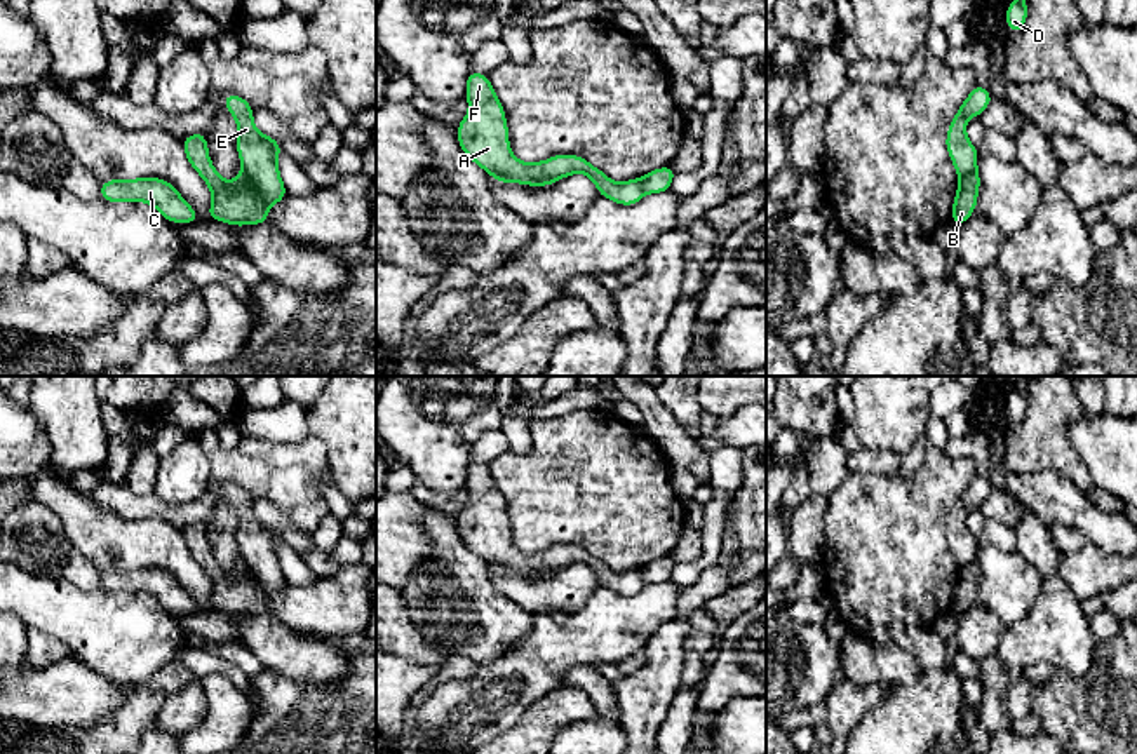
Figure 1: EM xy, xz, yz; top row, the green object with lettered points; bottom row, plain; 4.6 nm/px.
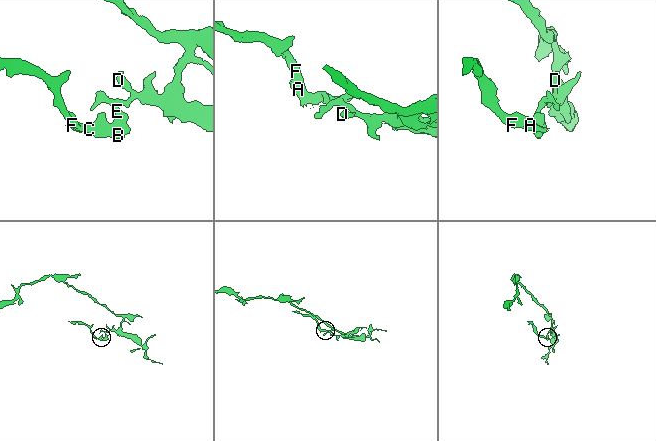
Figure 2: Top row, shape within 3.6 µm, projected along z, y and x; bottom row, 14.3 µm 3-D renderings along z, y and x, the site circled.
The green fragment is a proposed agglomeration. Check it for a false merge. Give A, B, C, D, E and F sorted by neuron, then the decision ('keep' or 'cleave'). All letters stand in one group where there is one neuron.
groups A B C F / D E; cleave

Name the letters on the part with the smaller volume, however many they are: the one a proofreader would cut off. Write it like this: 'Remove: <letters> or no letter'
Remove: A, B, C, F

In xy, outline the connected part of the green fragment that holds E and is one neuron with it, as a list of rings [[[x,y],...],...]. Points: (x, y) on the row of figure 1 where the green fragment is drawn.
[[[225,94],[223,103],[239,124],[237,153],[244,172],[249,176],[265,207],[279,204],[287,195],[275,162],[284,148],[254,127],[254,110],[249,101],[237,94]]]

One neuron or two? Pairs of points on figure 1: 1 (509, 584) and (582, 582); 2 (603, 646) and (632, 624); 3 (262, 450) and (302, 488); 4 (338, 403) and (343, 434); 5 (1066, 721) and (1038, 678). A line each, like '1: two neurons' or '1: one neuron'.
1: one neuron
2: one neuron
3: two neurons
4: one neuron
5: two neurons

